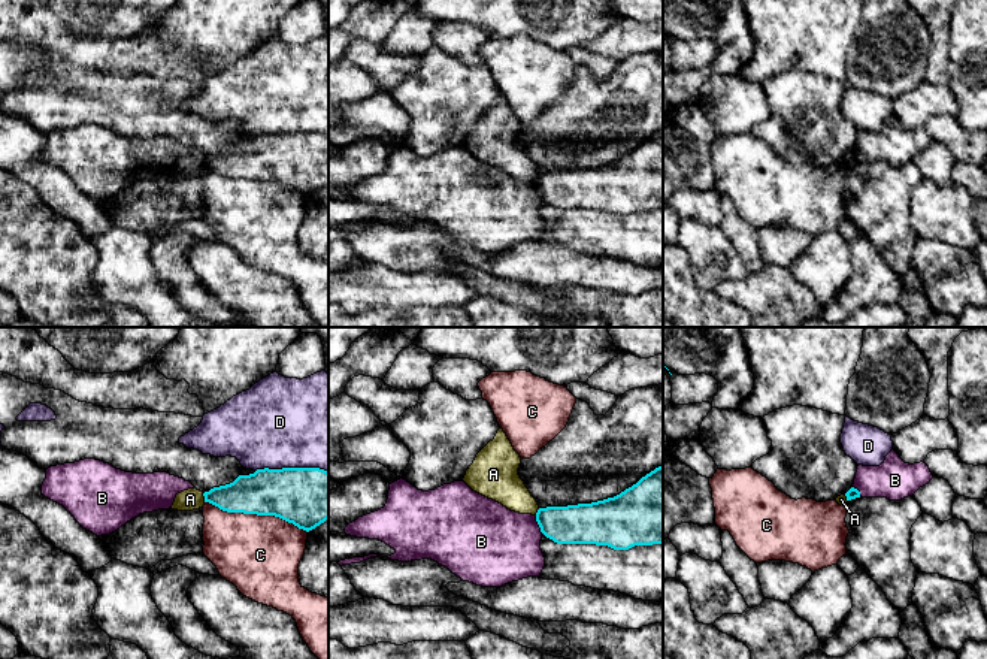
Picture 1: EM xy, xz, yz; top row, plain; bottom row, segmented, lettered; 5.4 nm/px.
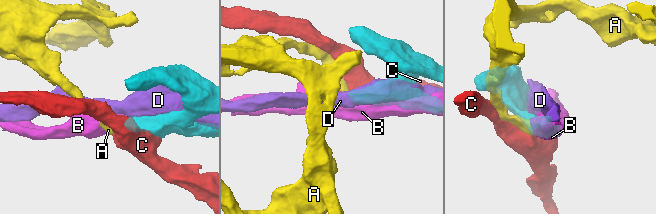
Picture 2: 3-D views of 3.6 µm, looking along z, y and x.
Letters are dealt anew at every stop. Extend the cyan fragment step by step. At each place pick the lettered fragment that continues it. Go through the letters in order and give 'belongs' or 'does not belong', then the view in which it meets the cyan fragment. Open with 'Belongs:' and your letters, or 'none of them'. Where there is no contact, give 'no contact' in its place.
Belongs: none of them
A: does not belong; contact in xy
B: does not belong; contact in xz
C: does not belong; contact in xy
D: does not belong; contact in xy

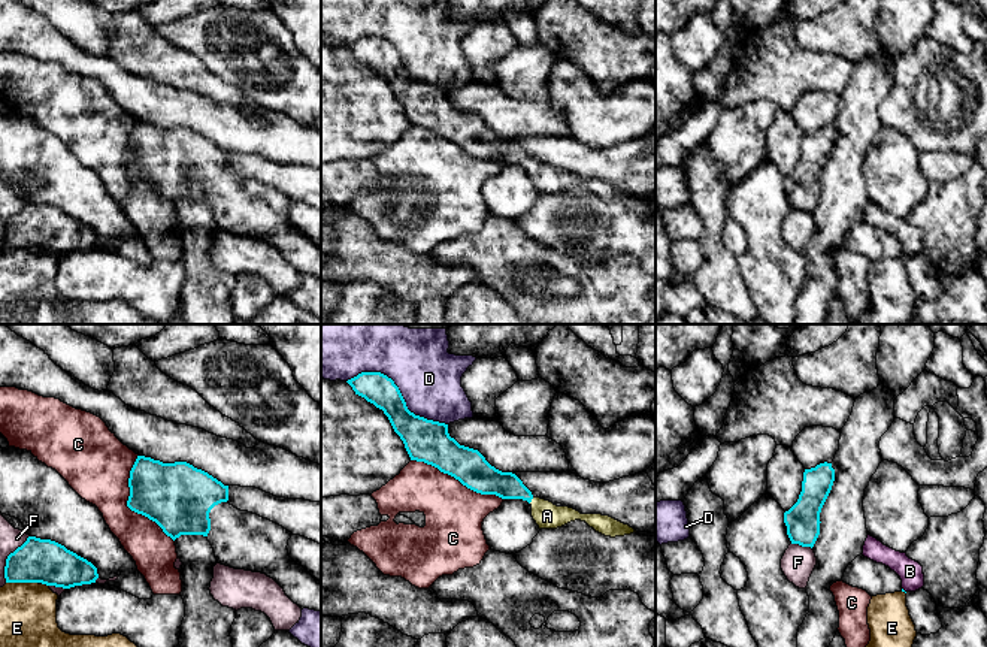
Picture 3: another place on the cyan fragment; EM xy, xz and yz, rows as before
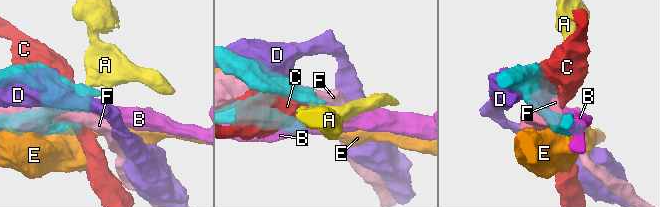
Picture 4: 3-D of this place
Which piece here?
Belongs: A
A: belongs; contact in xz
B: does not belong; contact in yz
C: does not belong; contact in xy
D: does not belong; contact in xz
E: does not belong; contact in xy
F: does not belong; contact in xy

